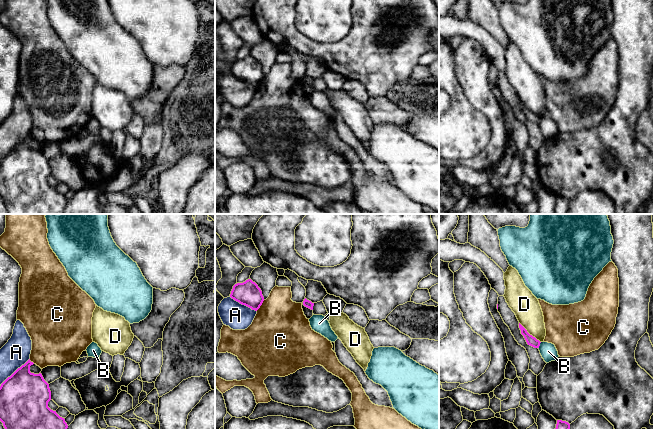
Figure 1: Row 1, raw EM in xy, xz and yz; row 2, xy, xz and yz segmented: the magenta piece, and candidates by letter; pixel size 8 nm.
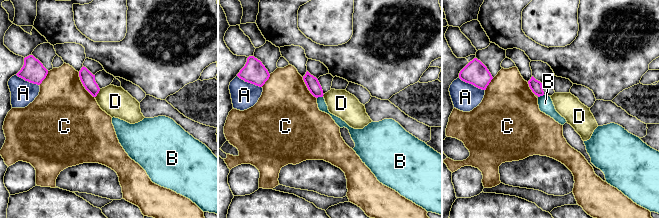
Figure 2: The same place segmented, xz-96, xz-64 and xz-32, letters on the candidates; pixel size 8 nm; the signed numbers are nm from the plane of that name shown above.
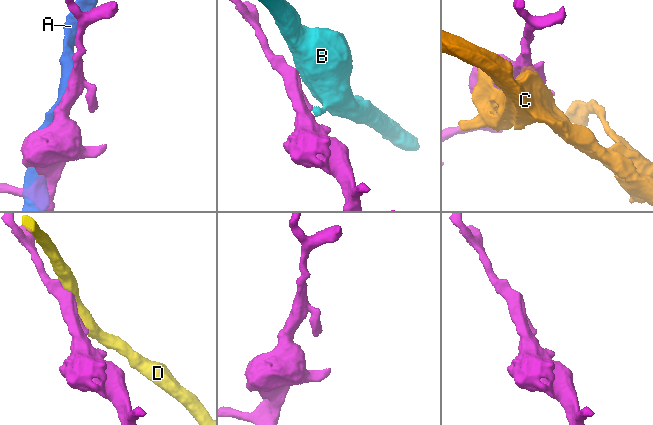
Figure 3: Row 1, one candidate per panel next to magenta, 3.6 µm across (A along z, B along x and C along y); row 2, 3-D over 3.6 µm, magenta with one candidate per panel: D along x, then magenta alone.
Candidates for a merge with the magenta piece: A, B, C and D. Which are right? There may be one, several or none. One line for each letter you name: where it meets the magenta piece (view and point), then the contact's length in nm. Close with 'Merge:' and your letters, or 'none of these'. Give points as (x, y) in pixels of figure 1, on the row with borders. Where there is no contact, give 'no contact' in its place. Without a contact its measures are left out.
Merge: none of these

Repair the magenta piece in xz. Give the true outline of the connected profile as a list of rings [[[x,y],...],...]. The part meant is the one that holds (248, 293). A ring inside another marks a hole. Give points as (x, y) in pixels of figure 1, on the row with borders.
[[[251,279],[235,284],[230,297],[255,311],[260,308],[264,301],[261,289]]]

